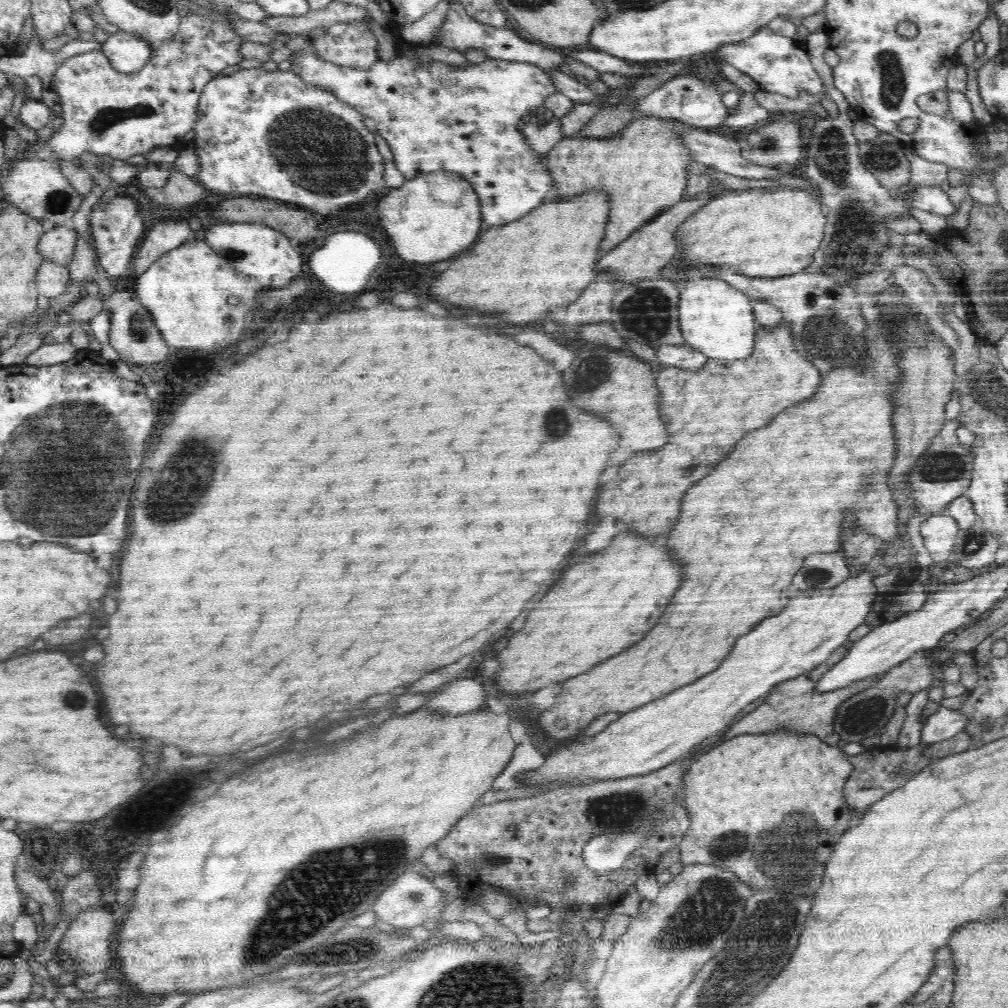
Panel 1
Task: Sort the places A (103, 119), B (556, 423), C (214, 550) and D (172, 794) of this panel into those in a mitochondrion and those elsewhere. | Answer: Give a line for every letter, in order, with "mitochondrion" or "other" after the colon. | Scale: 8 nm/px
A: mitochondrion
B: mitochondrion
C: other
D: other

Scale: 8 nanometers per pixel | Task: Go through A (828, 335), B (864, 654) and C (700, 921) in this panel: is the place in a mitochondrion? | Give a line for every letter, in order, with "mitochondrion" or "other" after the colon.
A: mitochondrion
B: other
C: mitochondrion

